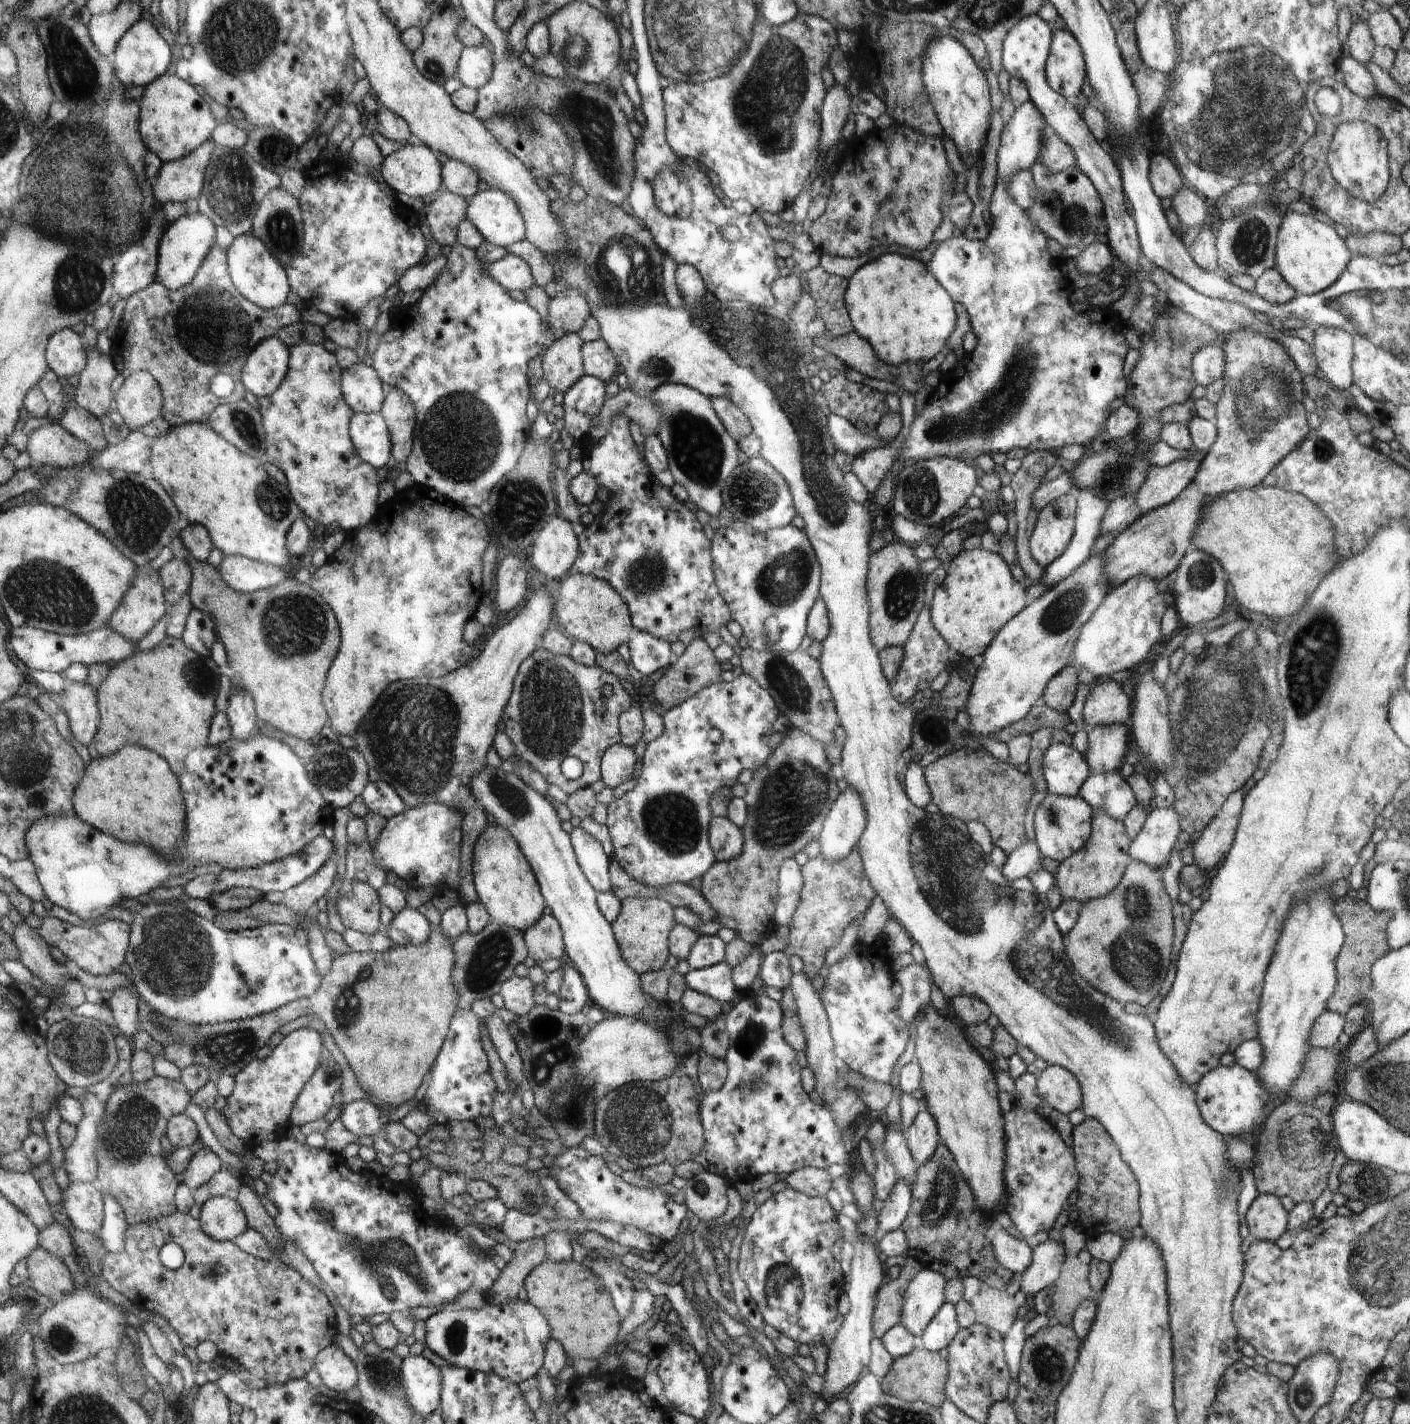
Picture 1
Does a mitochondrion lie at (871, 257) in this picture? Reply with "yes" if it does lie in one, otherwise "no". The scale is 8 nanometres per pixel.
no

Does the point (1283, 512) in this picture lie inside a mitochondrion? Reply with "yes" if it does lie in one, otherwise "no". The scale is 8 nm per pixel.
no

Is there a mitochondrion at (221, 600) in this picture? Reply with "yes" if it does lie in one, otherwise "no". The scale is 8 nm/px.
no

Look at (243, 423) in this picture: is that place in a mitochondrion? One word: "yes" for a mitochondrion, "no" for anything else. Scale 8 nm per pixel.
yes

